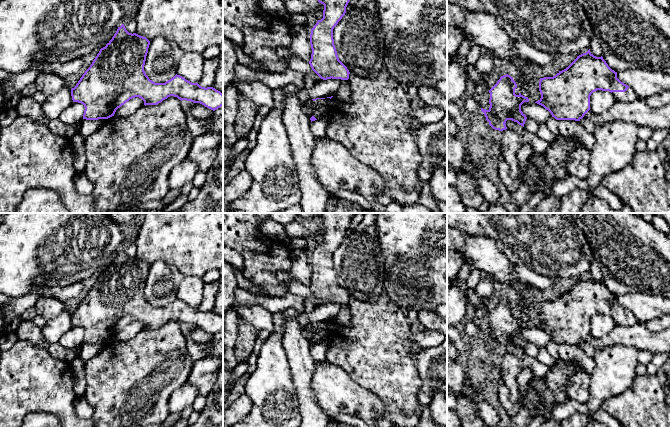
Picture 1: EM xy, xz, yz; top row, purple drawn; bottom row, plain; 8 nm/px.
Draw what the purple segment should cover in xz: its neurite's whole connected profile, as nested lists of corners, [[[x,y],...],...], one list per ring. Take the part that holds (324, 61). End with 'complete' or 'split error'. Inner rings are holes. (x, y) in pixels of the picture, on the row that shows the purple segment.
[[[318,0],[324,5],[323,18],[311,29],[310,45],[312,49],[309,64],[312,70],[323,80],[349,79],[349,70],[339,60],[334,45],[333,29],[346,13],[350,0]]]; complete

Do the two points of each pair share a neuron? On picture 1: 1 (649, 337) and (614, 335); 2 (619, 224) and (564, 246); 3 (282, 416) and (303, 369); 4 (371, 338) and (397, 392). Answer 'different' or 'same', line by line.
1: same
2: different
3: different
4: same

